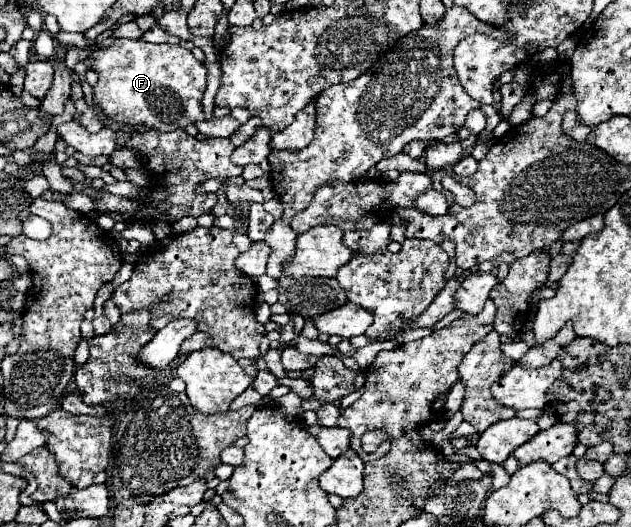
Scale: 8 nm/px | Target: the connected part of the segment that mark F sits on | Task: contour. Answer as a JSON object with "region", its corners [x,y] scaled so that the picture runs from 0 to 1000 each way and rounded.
{"region":[[[182,74],[173,89],[144,97],[138,116],[144,116],[144,131],[157,142],[147,188],[173,226],[201,237],[236,237],[249,249],[293,245],[325,226],[319,188],[328,169],[328,131],[287,85]]]}

